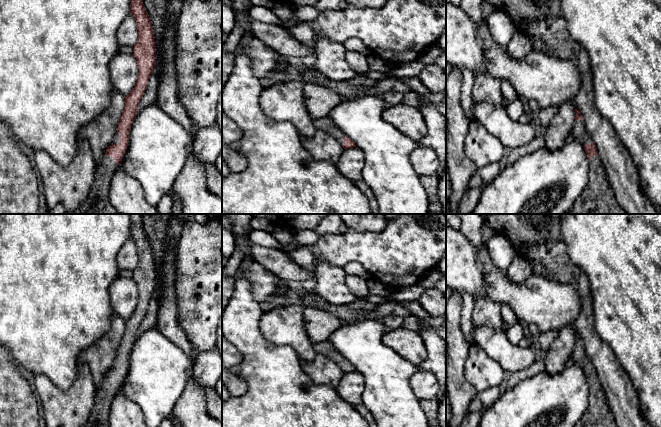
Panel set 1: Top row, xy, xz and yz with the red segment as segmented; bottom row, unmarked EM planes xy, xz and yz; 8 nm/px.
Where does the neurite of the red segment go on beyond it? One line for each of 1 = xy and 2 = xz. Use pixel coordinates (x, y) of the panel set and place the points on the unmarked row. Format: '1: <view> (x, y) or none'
1: xy (105, 393)
2: xz (326, 348)

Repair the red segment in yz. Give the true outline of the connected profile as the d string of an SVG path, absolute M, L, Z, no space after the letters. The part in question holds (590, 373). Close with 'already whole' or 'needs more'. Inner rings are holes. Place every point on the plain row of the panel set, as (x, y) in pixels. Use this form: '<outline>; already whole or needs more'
M575 333L574 362L584 371L589 384L588 408L575 427L618 427L608 405L595 367L587 356L583 340Z; needs more

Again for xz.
M331 342L313 343L313 349L317 354L322 354L335 362L344 373L356 371L355 367L333 347Z; needs more

